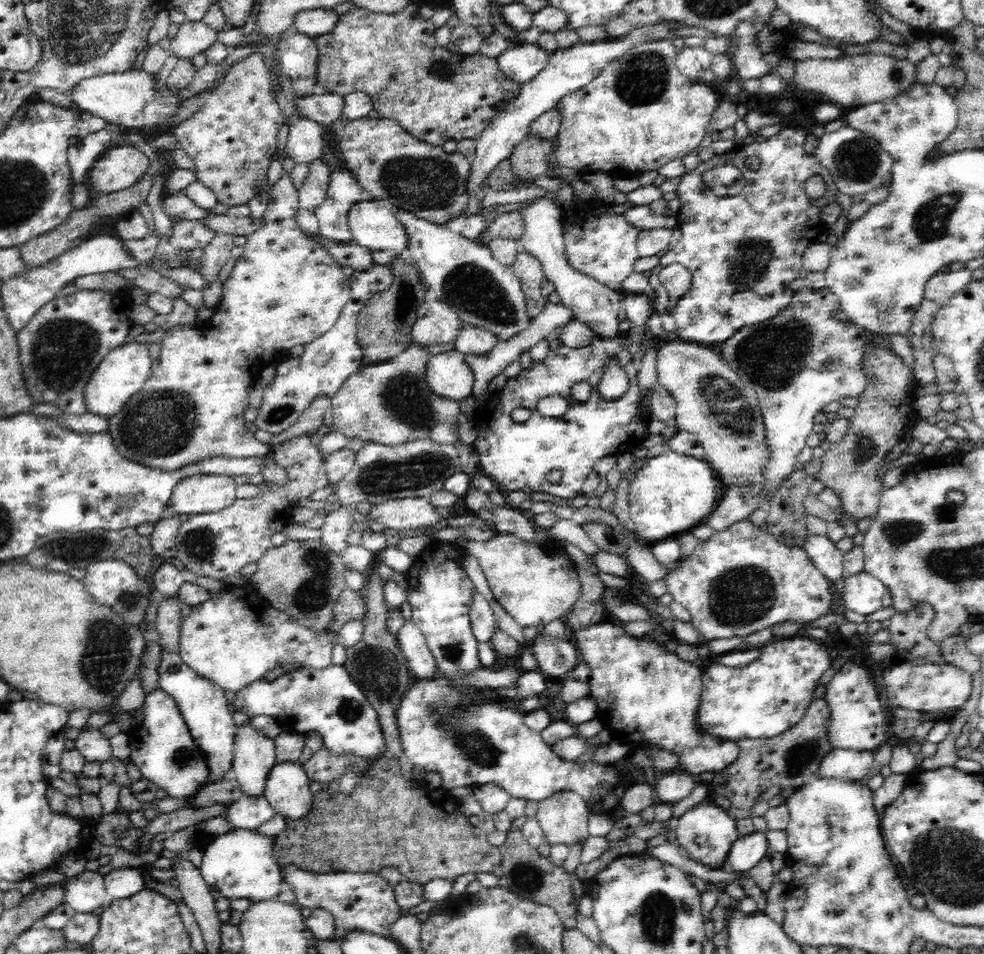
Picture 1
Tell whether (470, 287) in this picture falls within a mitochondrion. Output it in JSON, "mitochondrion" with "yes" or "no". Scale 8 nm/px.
{"mitochondrion":"yes"}

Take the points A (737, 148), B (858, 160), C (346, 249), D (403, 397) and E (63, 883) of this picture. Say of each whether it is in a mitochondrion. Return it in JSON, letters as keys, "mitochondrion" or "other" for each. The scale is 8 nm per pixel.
{"A":"other","B":"mitochondrion","C":"other","D":"mitochondrion","E":"other"}

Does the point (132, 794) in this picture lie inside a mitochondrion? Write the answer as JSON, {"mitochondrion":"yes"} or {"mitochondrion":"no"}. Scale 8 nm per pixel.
{"mitochondrion":"no"}

